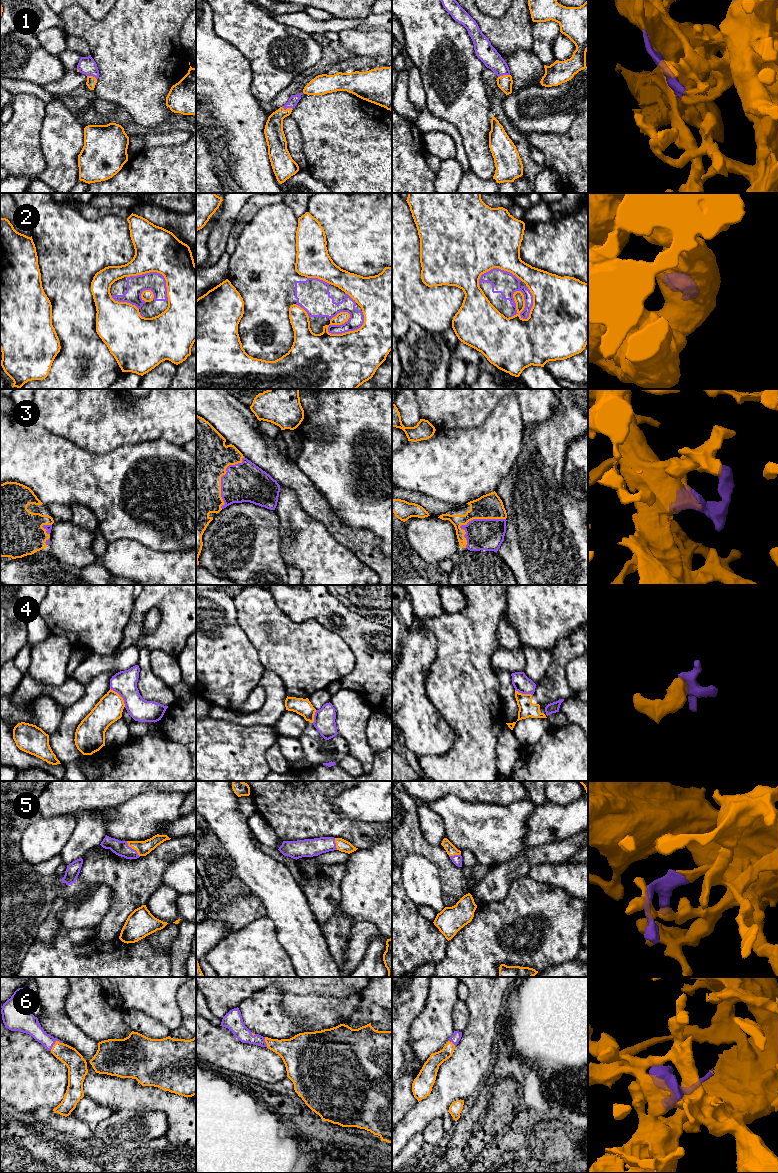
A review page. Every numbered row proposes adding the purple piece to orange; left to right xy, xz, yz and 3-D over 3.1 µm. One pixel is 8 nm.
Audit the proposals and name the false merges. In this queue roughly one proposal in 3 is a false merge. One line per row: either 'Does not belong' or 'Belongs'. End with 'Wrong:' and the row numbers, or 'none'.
1: Belongs
2: Does not belong
3: Belongs
4: Does not belong
5: Belongs
6: Belongs
Wrong: 2, 4

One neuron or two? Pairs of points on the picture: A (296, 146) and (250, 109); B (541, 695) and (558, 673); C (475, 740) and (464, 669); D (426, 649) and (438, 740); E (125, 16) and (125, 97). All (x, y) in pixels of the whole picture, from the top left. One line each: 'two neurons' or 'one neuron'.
A: two neurons
B: one neuron
C: one neuron
D: one neuron
E: one neuron

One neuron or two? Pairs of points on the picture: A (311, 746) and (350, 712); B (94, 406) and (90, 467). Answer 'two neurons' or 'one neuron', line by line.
A: one neuron
B: two neurons

